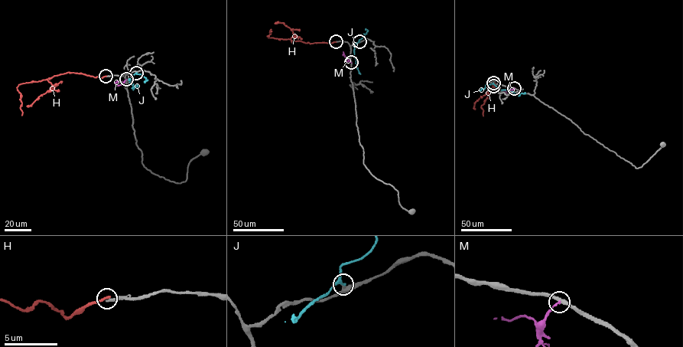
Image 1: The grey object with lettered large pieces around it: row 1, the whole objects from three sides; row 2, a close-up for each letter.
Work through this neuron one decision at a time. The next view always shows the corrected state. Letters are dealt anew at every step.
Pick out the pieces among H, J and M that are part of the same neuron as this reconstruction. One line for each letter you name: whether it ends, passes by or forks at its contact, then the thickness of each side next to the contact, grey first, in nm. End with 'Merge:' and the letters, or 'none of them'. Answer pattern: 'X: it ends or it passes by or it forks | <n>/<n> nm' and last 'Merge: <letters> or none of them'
Merge: none of them

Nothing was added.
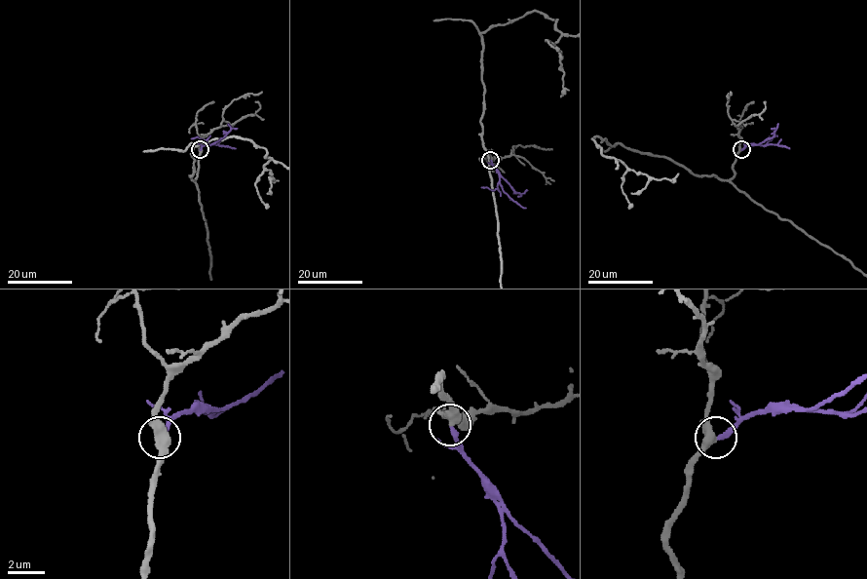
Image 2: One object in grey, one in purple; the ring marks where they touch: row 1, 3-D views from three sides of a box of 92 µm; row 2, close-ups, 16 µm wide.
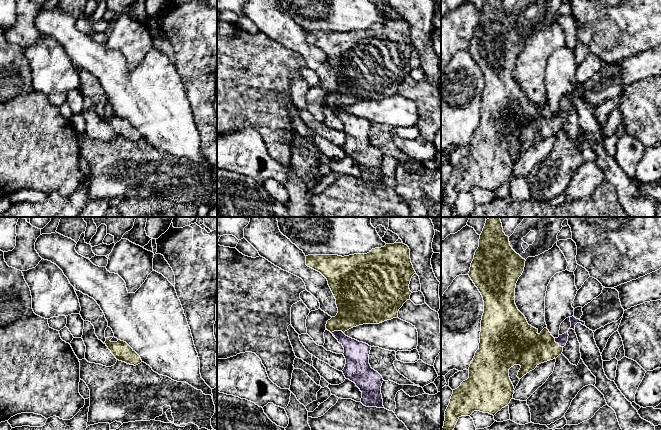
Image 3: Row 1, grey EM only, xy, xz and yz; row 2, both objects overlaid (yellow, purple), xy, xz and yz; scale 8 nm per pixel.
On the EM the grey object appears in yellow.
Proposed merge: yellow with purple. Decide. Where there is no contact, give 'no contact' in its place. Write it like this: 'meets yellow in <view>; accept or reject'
meets yellow in xz; accept

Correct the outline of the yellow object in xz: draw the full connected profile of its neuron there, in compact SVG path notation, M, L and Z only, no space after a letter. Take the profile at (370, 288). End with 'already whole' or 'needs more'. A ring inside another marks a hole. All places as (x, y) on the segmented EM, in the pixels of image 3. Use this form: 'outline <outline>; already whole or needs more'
outline M403 243L386 244L384 247L372 249L367 254L354 254L349 256L338 255L308 255L306 265L320 272L328 281L328 285L336 299L338 313L327 321L326 329L330 331L344 348L346 364L342 370L346 379L354 382L362 392L361 403L366 407L384 408L381 394L382 376L371 368L369 354L371 346L359 342L344 334L345 331L363 324L379 324L398 317L398 311L410 299L409 284L416 274L410 259L410 249Z; needs more

